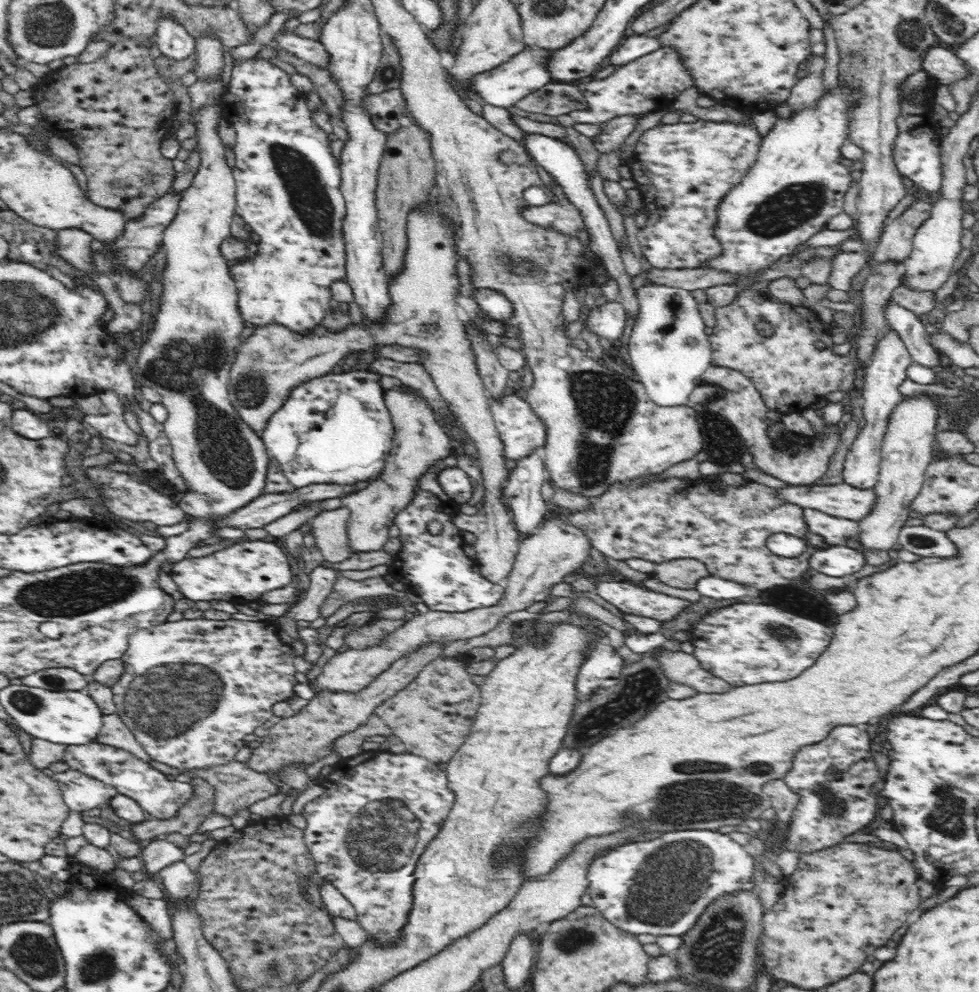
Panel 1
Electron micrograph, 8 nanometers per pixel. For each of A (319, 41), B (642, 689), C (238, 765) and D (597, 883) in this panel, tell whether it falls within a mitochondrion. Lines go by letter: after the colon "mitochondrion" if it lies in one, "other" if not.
A: other
B: mitochondrion
C: other
D: other

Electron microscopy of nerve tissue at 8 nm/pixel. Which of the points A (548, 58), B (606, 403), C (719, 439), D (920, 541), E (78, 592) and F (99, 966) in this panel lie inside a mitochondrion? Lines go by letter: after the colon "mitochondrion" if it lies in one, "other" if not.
A: other
B: mitochondrion
C: mitochondrion
D: mitochondrion
E: mitochondrion
F: mitochondrion

